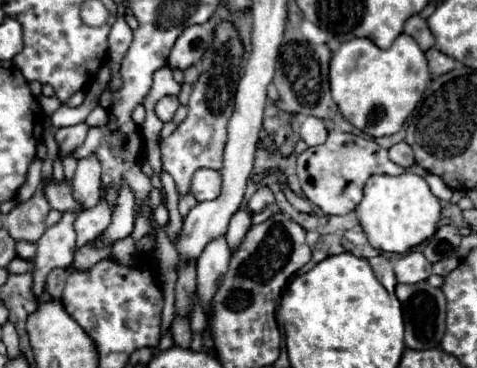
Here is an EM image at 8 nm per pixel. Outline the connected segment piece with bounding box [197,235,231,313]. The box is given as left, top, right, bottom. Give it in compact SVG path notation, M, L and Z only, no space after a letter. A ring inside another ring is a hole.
M225 235L207 243L207 247L203 249L203 255L199 255L197 259L197 293L201 297L201 305L205 313L209 311L211 299L223 275L227 273L229 259L231 259L231 249L225 241Z

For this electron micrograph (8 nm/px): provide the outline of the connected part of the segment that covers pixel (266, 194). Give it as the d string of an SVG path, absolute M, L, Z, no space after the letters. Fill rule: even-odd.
M259 187L259 191L255 191L255 195L253 195L253 203L249 203L247 209L251 213L257 213L257 211L261 211L263 207L267 207L271 203L275 203L275 197L273 197L271 189L269 187Z

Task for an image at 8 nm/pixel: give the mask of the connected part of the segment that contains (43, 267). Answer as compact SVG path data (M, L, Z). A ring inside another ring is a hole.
M79 211L63 213L63 219L49 227L43 237L37 241L37 253L33 257L33 293L41 297L45 289L47 275L57 267L69 267L73 263L75 253L75 229L73 221Z

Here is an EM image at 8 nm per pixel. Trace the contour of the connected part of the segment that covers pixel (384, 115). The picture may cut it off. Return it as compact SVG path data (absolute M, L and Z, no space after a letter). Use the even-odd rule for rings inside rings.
M401 33L389 49L375 47L375 43L371 43L371 39L351 39L351 41L343 43L339 47L339 51L333 53L331 69L329 69L331 95L333 95L333 101L337 103L341 115L351 125L355 125L357 129L361 129L363 133L367 133L371 137L385 137L385 135L397 133L403 127L405 119L415 109L415 105L421 101L423 91L428 88L429 79L432 78L433 82L442 76L433 75L431 71L429 75L429 61L427 61L425 53L427 51L421 51L419 45L415 43L415 39L405 33Z

